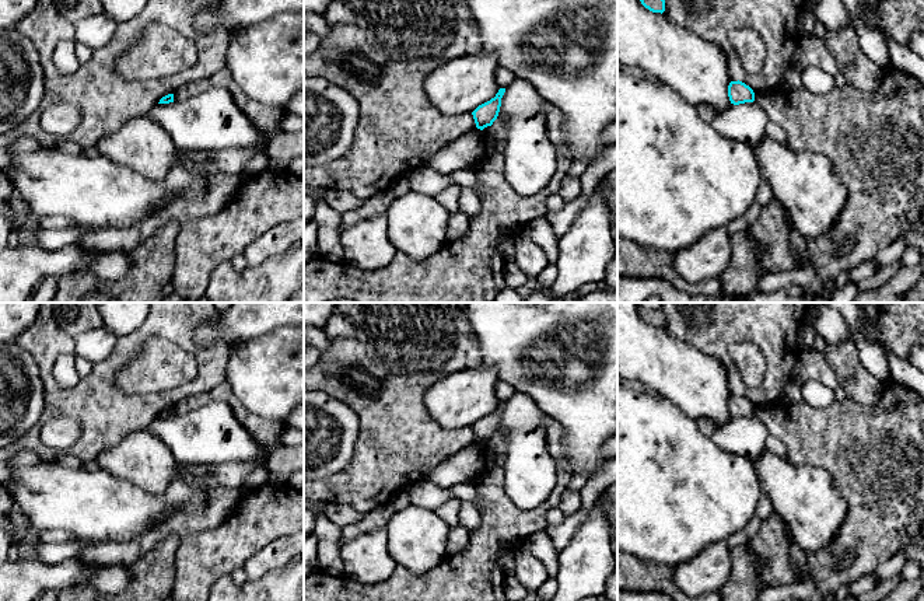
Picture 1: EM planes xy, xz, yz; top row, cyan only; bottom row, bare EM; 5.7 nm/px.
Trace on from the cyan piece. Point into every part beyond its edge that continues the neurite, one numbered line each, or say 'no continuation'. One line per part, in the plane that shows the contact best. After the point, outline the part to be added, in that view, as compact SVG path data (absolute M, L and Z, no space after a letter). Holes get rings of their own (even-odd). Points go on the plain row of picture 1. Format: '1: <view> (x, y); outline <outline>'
no continuation

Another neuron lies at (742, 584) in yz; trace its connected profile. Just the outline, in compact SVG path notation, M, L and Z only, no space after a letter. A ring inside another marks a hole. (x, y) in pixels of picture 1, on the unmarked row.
M746 545L731 549L731 573L720 588L721 601L757 601L763 587L757 583L759 559Z

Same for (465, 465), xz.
M475 443L438 464L426 479L440 488L451 488L472 482L483 467L483 444Z

